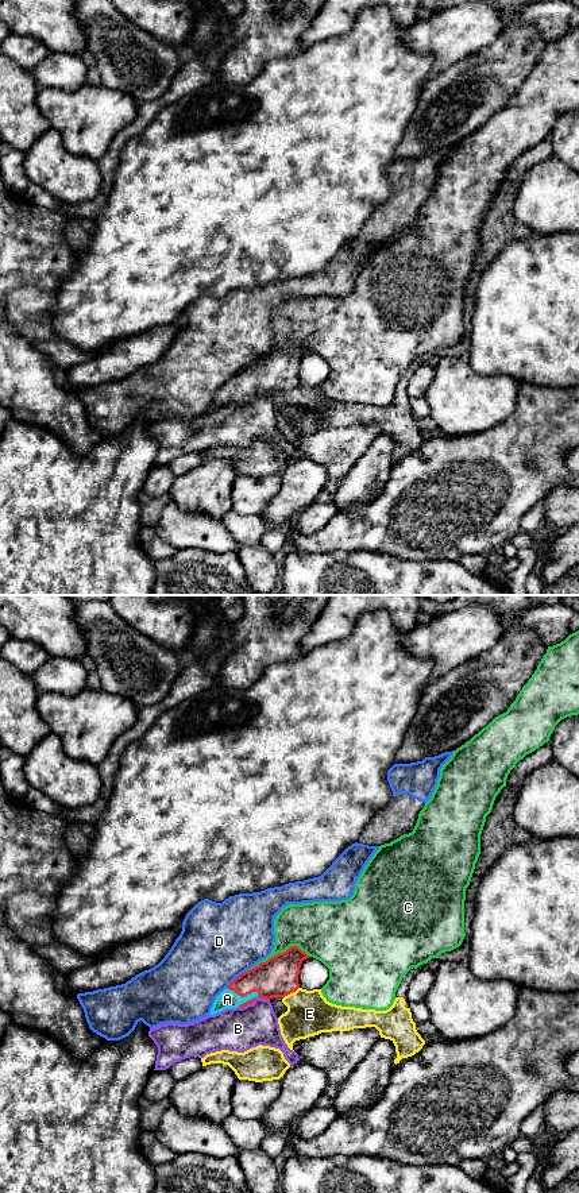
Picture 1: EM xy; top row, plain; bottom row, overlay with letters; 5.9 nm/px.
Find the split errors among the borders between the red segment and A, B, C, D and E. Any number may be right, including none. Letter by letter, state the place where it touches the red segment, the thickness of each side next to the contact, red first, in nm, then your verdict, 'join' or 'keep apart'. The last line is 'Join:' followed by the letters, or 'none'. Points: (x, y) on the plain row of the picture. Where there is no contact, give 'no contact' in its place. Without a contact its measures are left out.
A: xy (243, 392) | 240/110 nm | join
B: xy (254, 394) | 30/260 nm | keep apart
C: xy (278, 348) | 240/280 nm | keep apart
D: xy (236, 373) | 240/460 nm | keep apart
E: xy (290, 387) | 240/260 nm | keep apart
Join: A

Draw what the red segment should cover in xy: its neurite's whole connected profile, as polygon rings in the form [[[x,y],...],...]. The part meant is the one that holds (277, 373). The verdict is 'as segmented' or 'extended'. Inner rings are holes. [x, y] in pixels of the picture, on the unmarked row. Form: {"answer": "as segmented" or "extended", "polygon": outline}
{"answer": "extended", "polygon": [[[290,341],[236,372],[215,395],[209,410],[227,404],[246,402],[256,393],[270,395],[285,393],[300,383],[298,370],[309,351],[298,341]]]}

